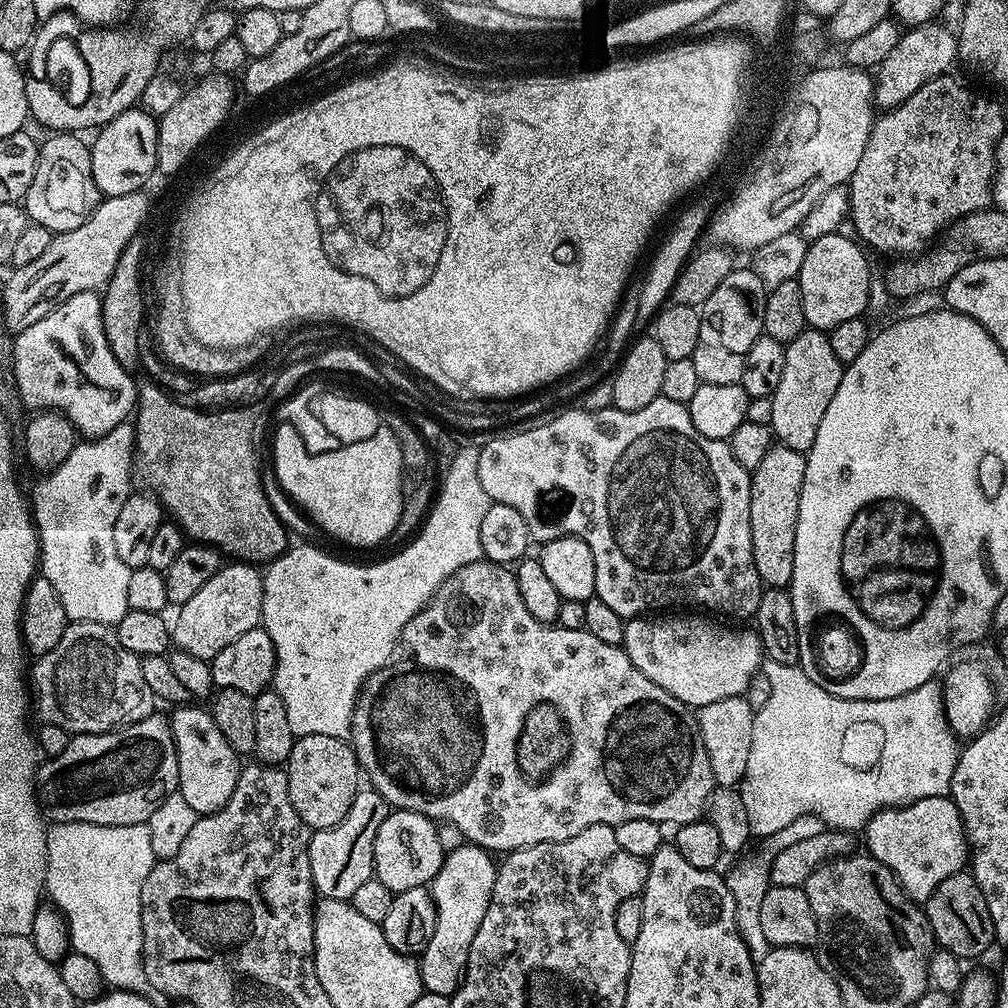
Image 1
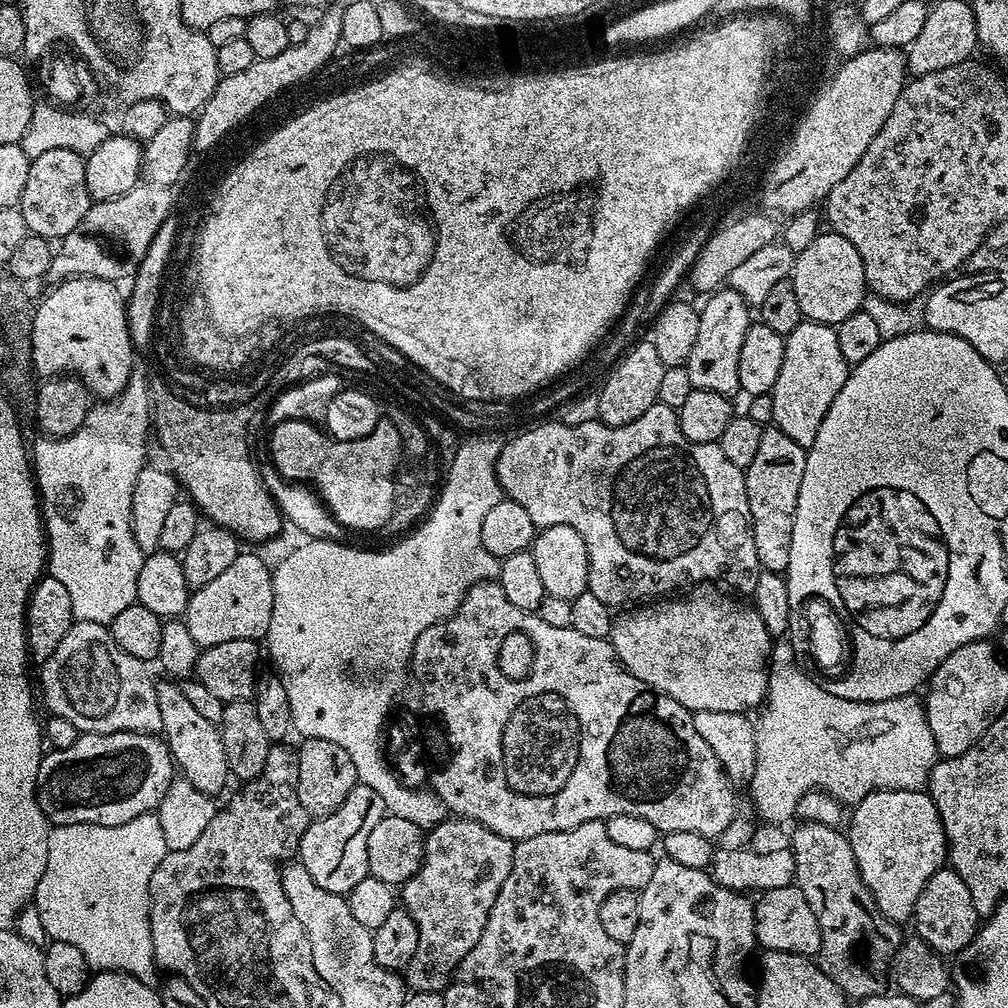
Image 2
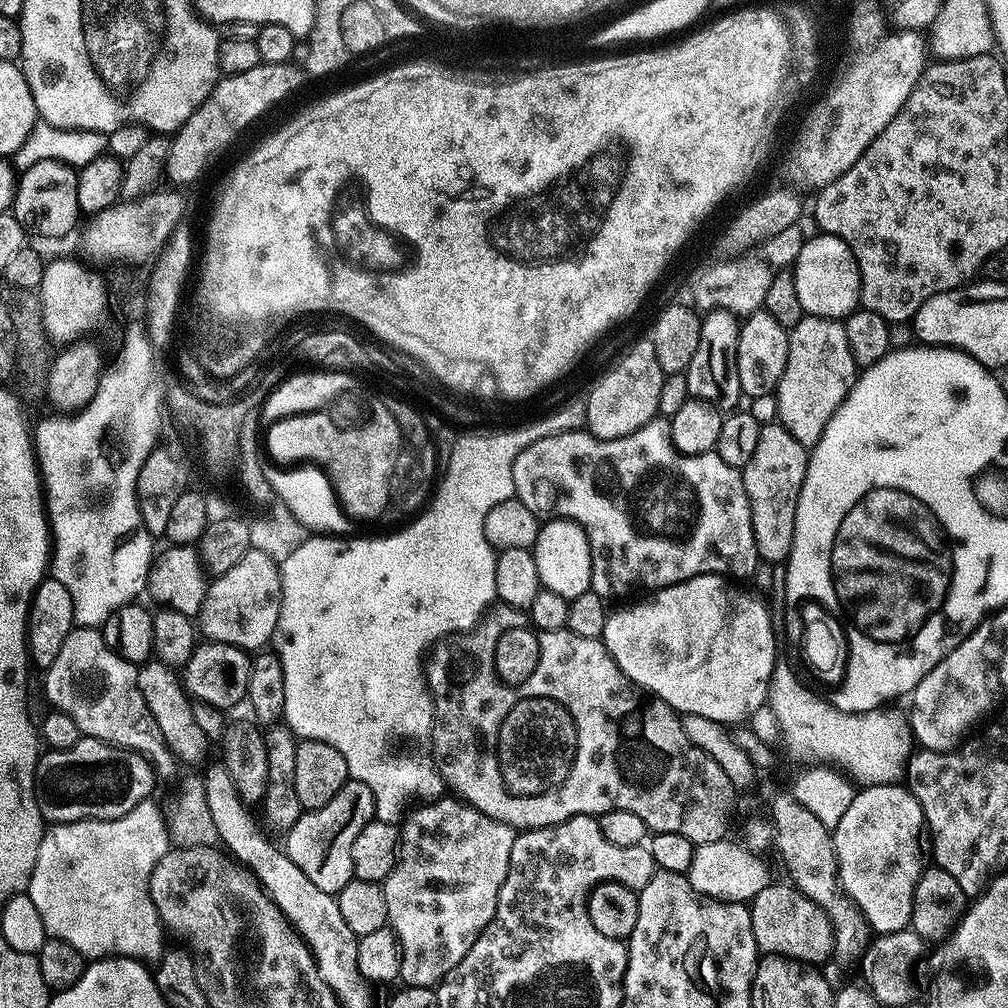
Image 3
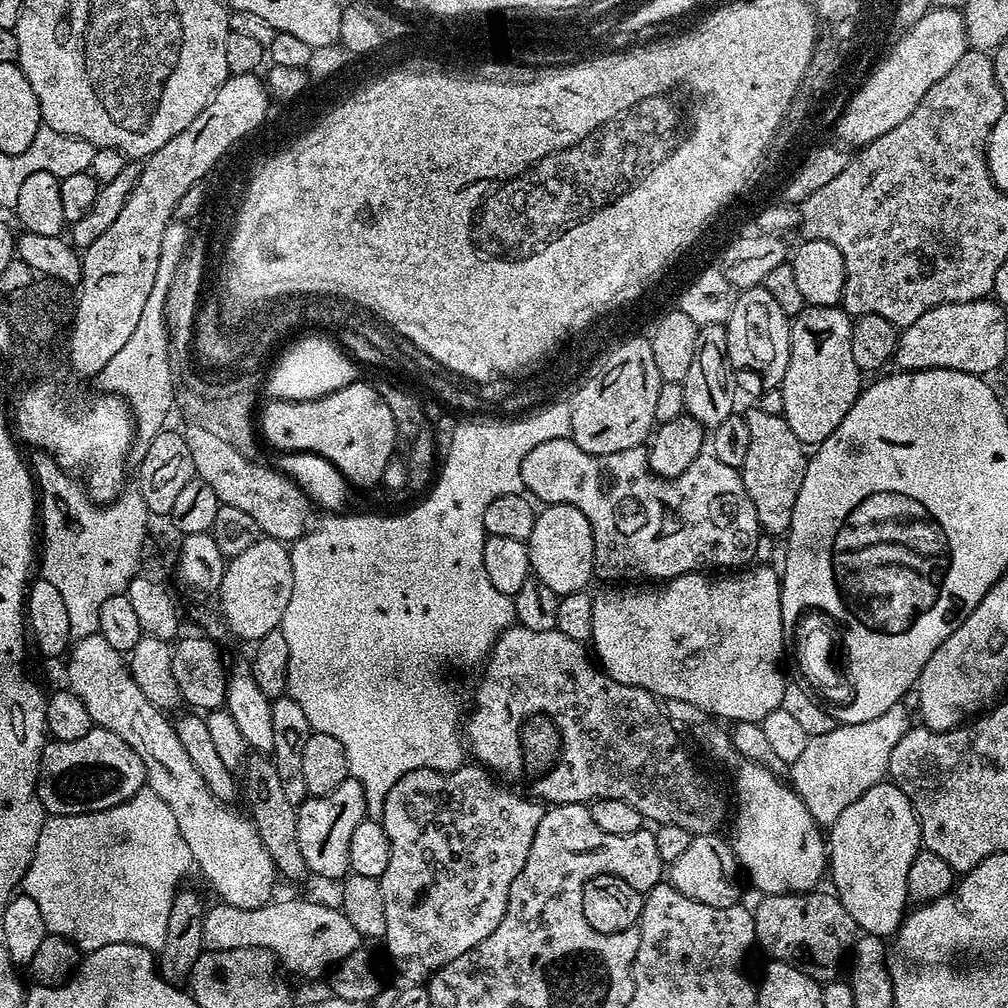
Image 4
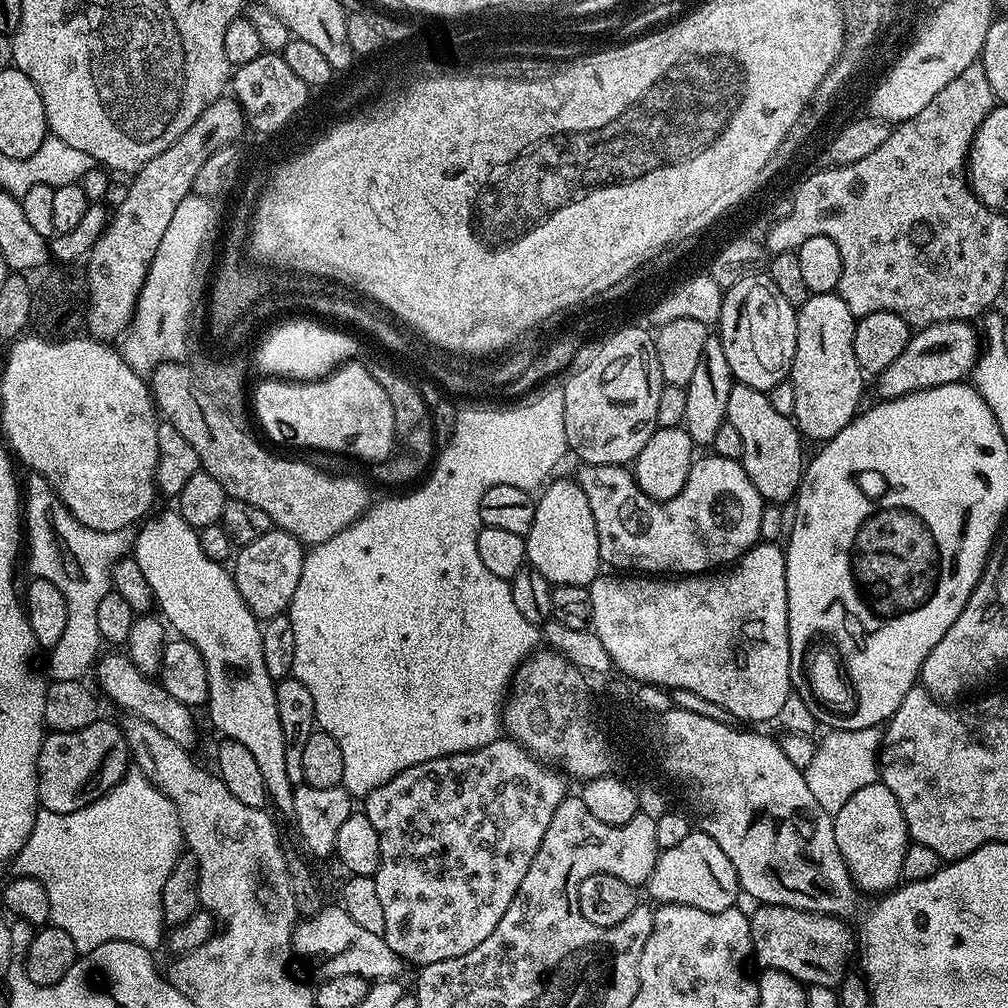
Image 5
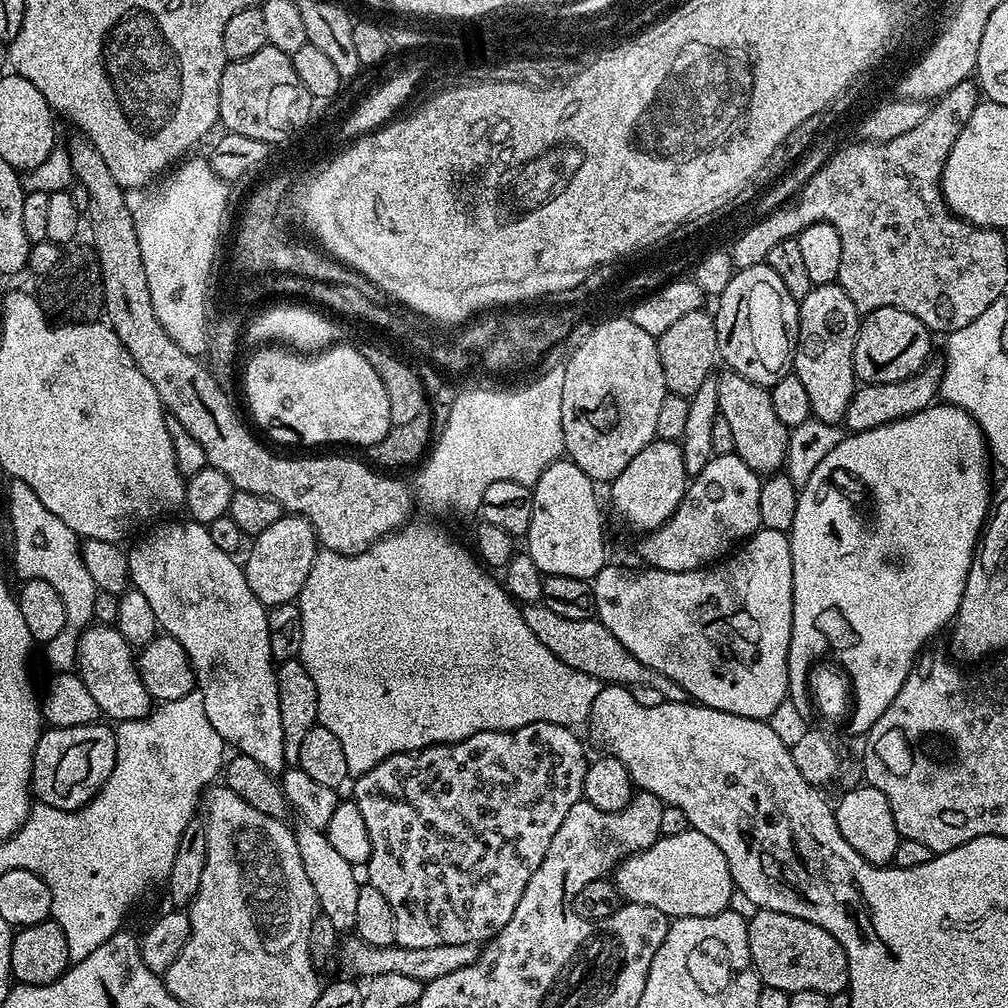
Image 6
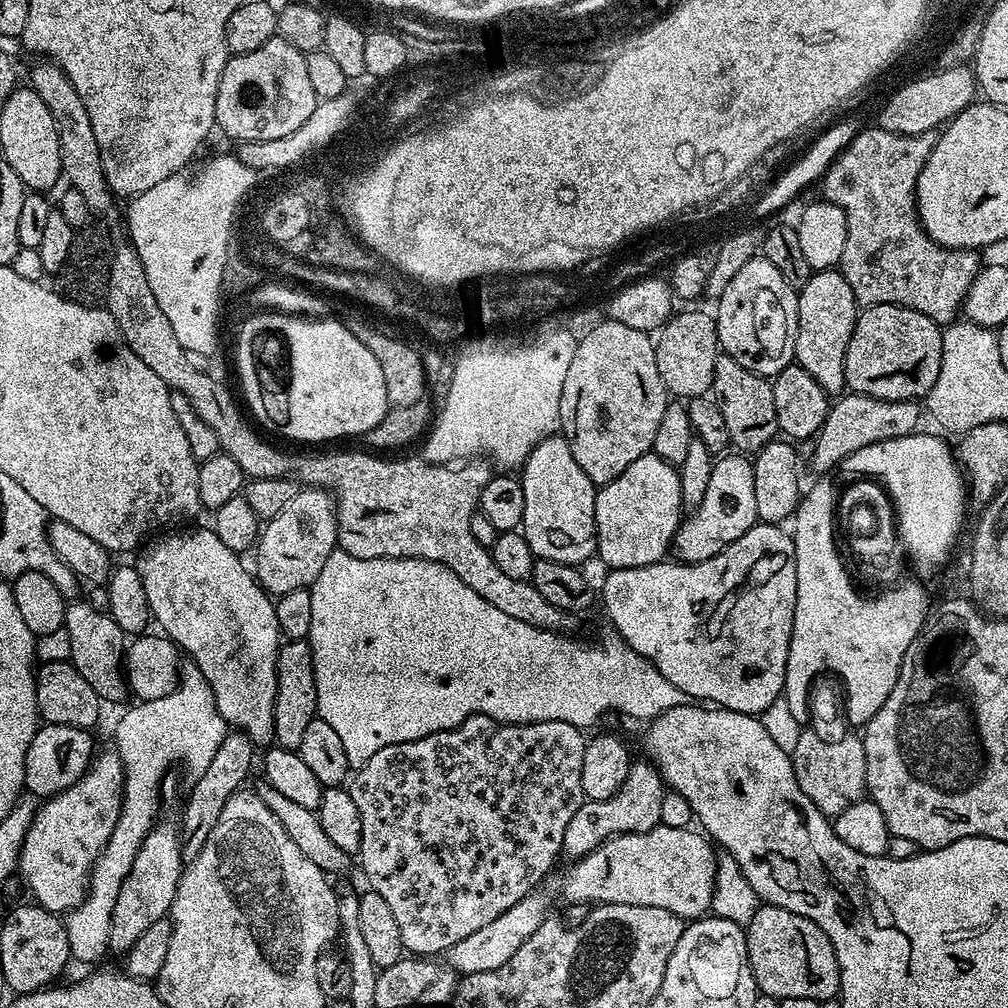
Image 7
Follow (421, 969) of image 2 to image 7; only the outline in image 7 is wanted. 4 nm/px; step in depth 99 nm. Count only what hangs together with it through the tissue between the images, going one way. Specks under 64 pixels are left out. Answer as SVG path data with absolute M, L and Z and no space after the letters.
M471 716L450 730L430 733L426 738L418 738L414 742L398 742L394 746L386 746L362 767L355 769L350 780L350 791L358 805L358 814L362 814L362 846L358 853L360 868L368 879L367 887L382 894L390 906L394 919L398 921L402 942L409 953L425 958L439 957L447 953L454 942L462 942L462 938L474 934L474 930L482 930L482 926L494 922L498 914L506 914L506 910L522 902L522 898L533 895L535 888L532 887L555 866L556 859L561 859L566 826L570 826L570 818L574 818L578 806L585 801L582 790L582 754L585 743L585 733L570 726L570 722L504 724L489 716Z

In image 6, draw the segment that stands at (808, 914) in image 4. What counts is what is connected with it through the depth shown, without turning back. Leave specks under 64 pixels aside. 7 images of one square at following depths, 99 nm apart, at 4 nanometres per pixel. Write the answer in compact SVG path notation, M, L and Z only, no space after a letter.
M761 908L748 920L748 941L752 955L751 967L756 969L761 985L789 994L798 990L818 990L830 997L848 986L848 959L844 947L822 926L782 914L778 910Z

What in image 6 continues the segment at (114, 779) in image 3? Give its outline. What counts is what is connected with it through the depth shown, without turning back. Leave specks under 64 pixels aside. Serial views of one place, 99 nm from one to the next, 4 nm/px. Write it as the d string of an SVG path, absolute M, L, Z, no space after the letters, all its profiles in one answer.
M97 722L95 724L87 724L86 726L70 726L69 728L49 727L47 730L41 731L40 741L34 750L34 762L32 763L32 795L39 803L49 804L59 808L62 812L74 812L77 808L82 808L85 804L89 804L99 794L100 787L110 778L110 774L114 770L114 762L116 761L116 732L113 729L108 729L107 726L109 727L107 723Z

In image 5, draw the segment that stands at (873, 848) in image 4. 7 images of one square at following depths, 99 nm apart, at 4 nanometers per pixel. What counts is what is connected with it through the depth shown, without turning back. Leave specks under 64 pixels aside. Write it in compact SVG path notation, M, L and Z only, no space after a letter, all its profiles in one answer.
M877 782L862 786L842 810L834 813L832 829L849 874L865 893L883 894L901 883L902 858L906 858L910 837L902 806L898 806L898 798L890 794L886 785Z

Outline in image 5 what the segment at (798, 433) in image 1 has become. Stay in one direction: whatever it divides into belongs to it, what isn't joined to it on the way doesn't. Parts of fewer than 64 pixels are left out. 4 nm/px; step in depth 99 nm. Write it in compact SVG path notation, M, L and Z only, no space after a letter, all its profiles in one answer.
M818 292L809 295L805 304L799 305L796 314L796 349L794 350L794 362L792 363L792 371L790 379L794 386L794 414L792 419L797 428L800 430L801 437L807 438L809 441L820 440L819 442L827 442L833 440L851 420L861 411L860 395L864 392L865 373L860 371L858 366L858 358L854 358L854 330L856 329L857 317L853 316L850 306L846 306L846 302L836 292Z

